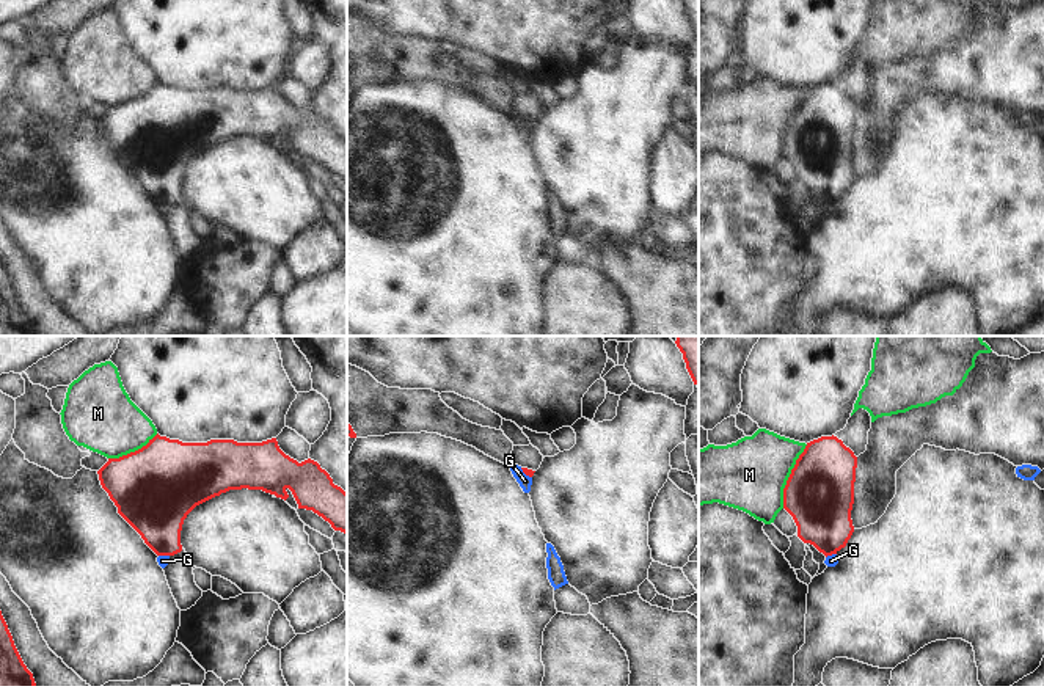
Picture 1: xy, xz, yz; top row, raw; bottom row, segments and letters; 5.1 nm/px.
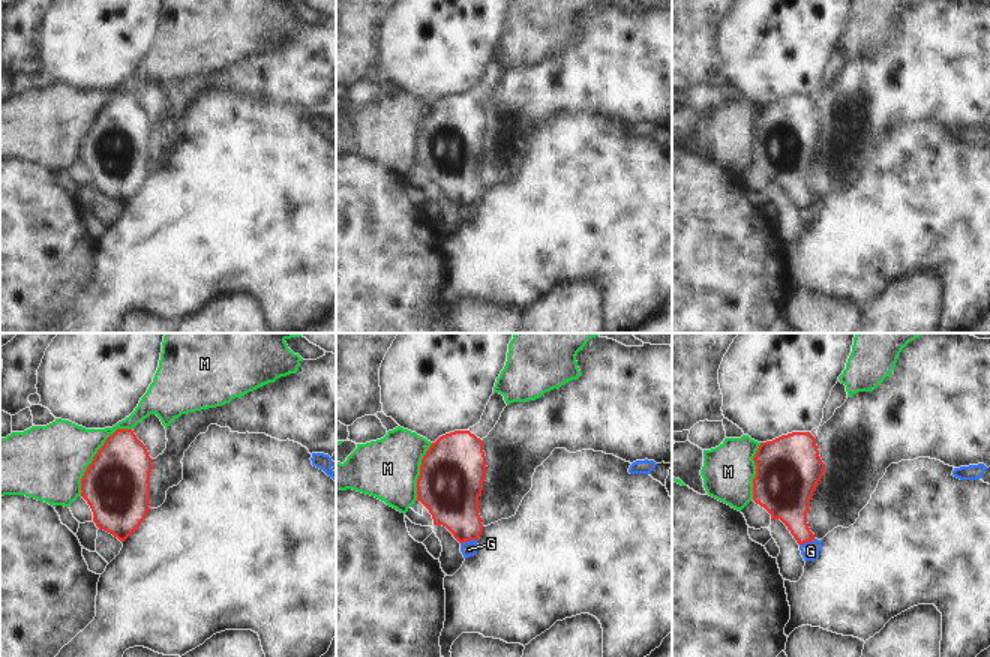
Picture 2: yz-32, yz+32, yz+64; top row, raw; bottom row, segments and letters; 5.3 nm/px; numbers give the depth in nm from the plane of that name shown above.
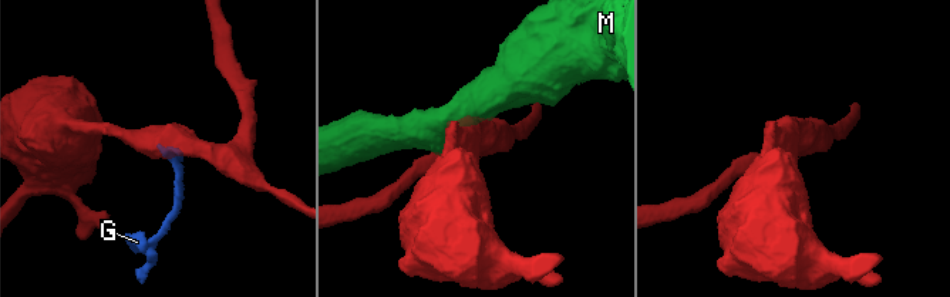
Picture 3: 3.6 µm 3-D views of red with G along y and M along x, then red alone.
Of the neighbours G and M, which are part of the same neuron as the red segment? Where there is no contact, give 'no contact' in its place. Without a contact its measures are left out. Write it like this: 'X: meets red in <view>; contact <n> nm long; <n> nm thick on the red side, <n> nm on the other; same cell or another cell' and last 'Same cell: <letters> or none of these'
G: meets red in xz; contact 80 nm long; 40 nm thick on the red side, 70 nm on the other; another cell
M: meets red in yz; contact 360 nm long; 360 nm thick on the red side, 360 nm on the other; another cell
Same cell: none of these

